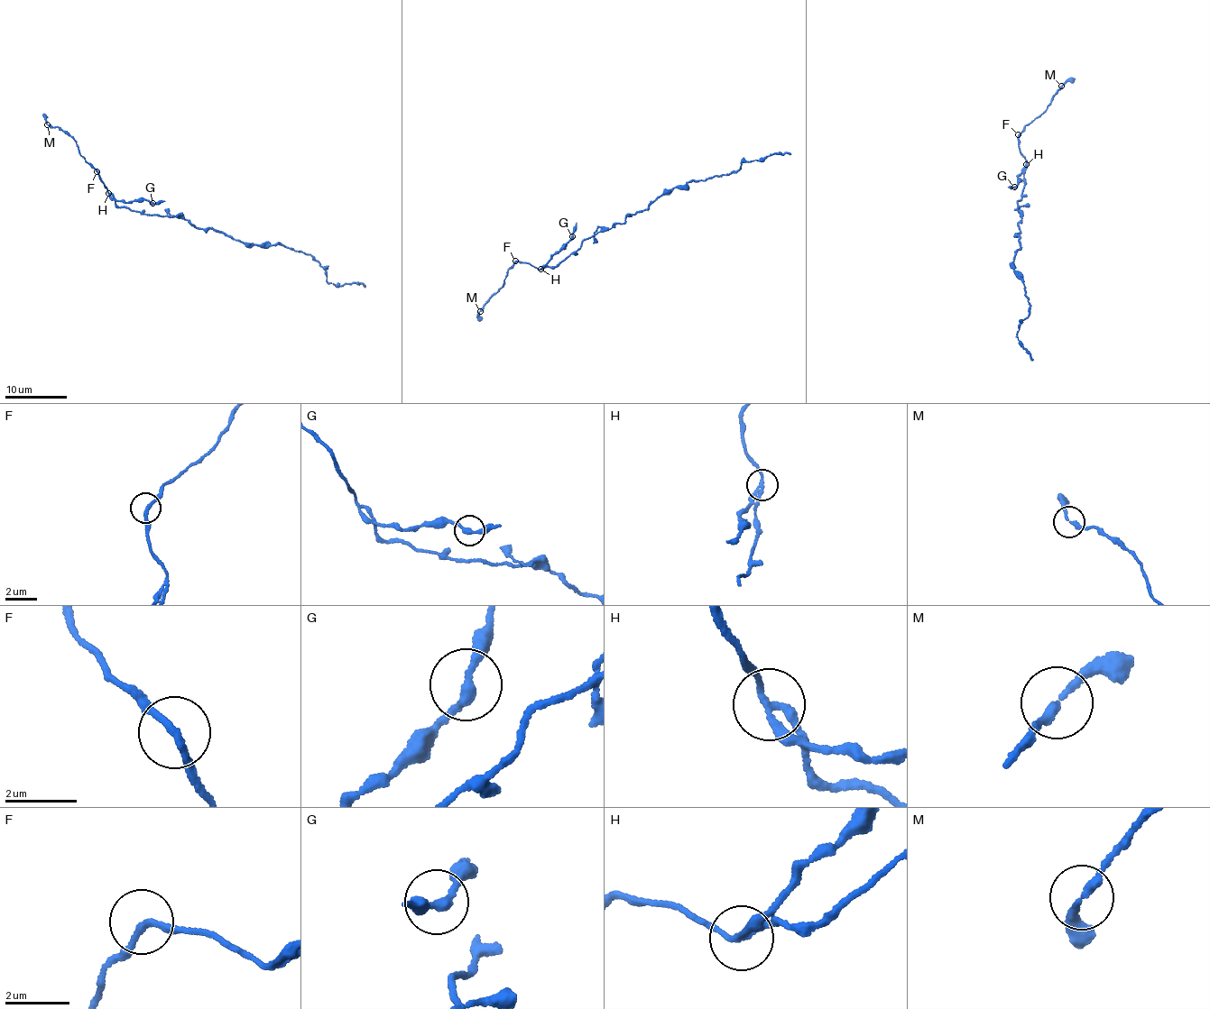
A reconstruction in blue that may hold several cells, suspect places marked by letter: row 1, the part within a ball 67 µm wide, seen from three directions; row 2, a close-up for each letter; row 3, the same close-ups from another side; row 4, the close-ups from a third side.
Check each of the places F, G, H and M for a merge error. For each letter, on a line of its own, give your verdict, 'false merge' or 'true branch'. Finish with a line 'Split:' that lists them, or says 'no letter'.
F: true branch
G: true branch
H: false merge
M: true branch
Split: H

